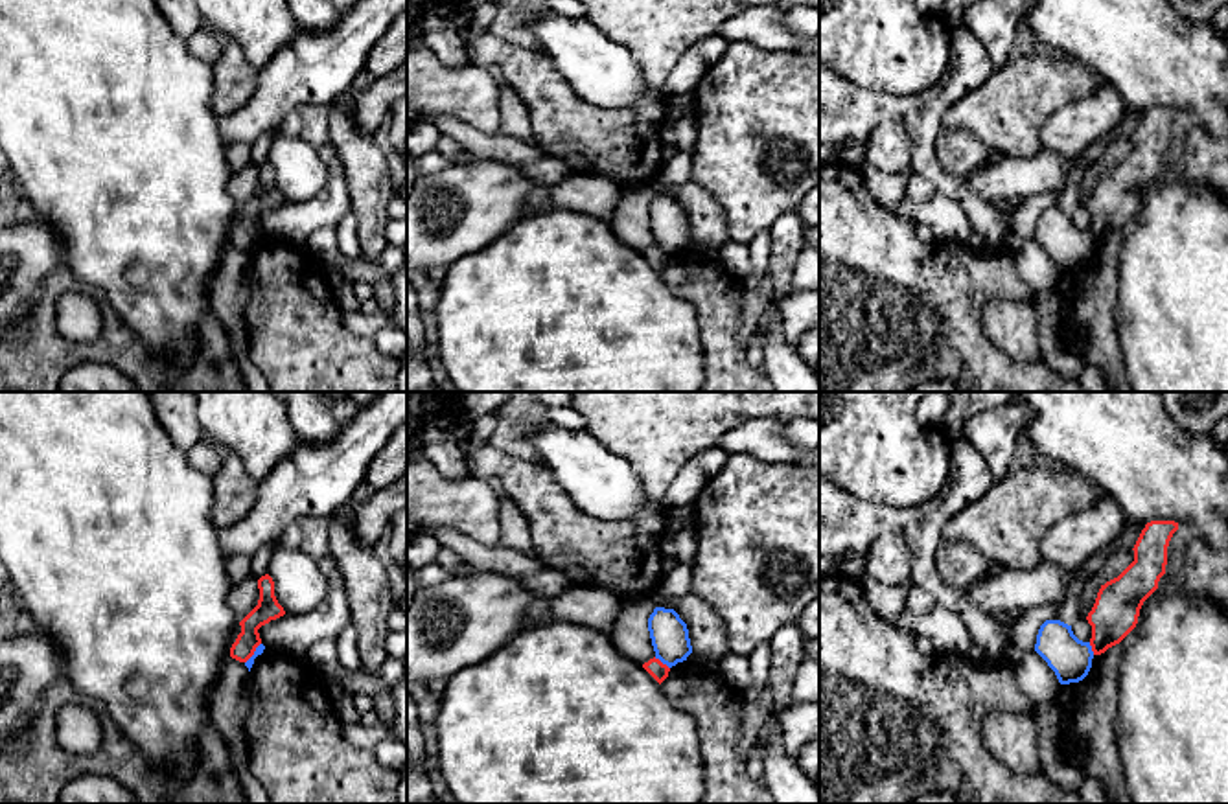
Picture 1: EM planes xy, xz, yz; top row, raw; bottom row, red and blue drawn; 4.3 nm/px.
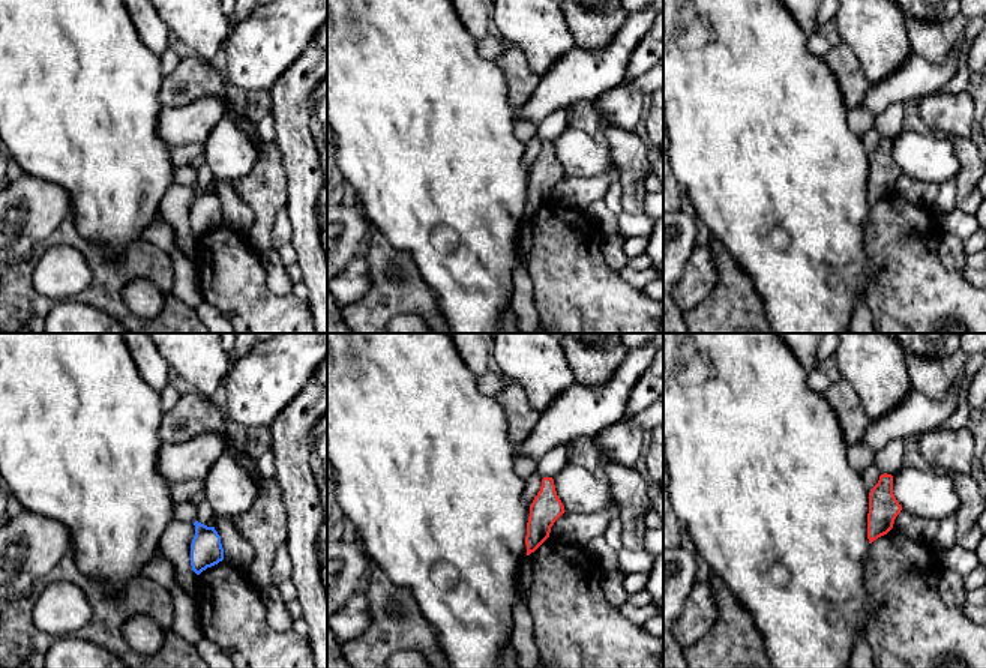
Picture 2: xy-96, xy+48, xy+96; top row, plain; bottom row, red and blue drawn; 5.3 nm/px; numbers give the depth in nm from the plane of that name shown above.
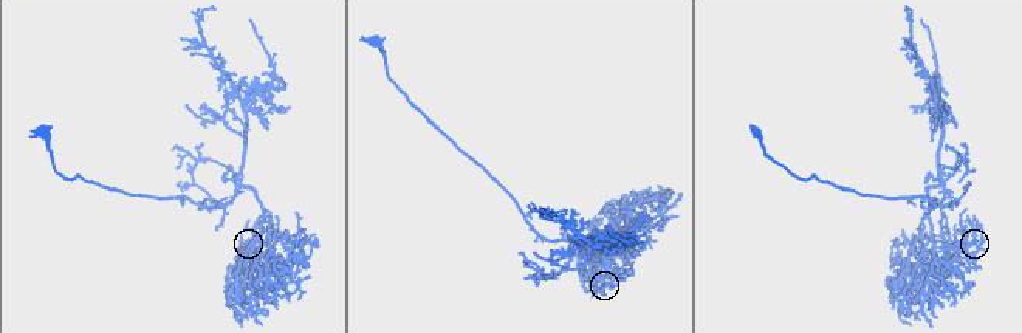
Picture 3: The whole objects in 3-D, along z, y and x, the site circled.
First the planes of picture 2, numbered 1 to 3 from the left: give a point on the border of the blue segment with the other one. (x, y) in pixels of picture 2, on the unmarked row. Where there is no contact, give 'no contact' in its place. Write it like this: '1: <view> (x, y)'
1: no contact
2: no contact
3: no contact

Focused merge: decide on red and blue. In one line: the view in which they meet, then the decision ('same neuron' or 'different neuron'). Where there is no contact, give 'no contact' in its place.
meets red in xz; different neuron

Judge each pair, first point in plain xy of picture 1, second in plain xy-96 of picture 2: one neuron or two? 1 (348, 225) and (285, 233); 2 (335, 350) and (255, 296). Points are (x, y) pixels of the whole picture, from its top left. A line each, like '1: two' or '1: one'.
1: one
2: one

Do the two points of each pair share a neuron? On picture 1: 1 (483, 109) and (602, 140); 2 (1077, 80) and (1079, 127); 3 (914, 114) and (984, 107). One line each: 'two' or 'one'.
1: two
2: two
3: two

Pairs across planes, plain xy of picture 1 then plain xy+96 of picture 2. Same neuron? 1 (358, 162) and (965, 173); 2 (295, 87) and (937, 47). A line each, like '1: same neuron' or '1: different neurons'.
1: same neuron
2: different neurons

